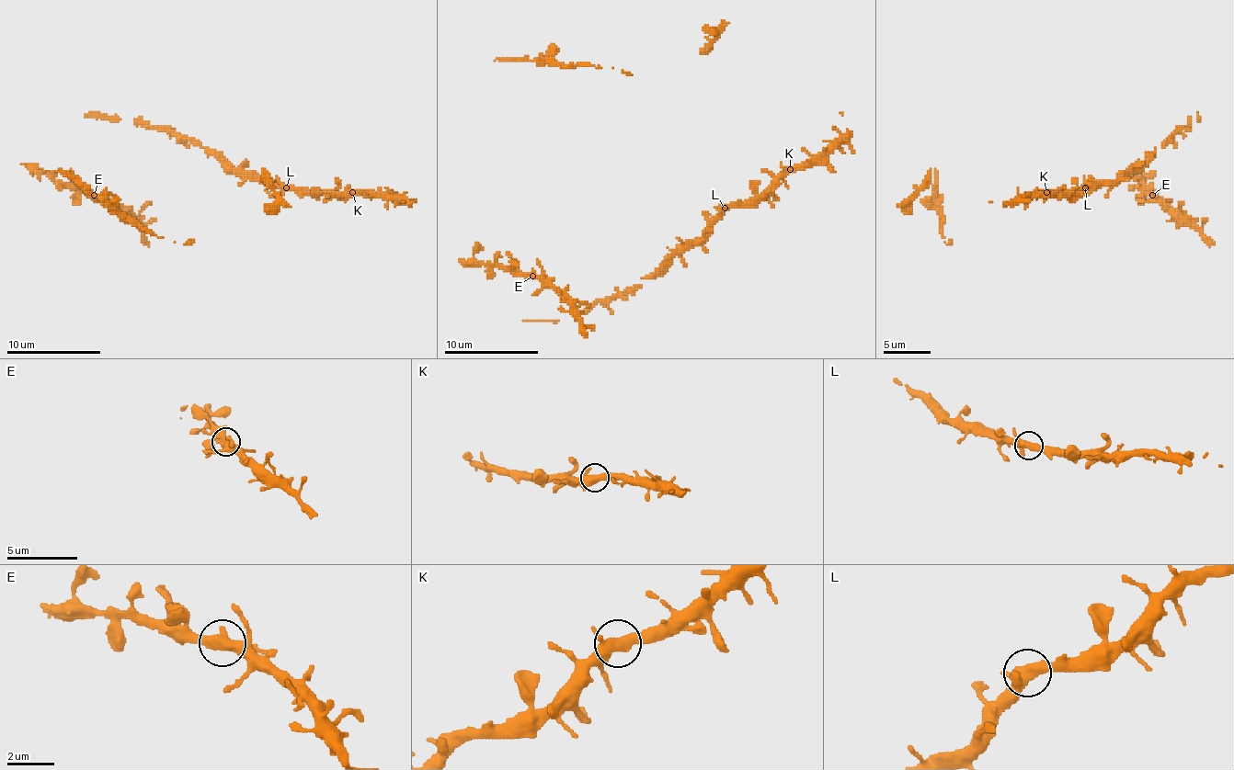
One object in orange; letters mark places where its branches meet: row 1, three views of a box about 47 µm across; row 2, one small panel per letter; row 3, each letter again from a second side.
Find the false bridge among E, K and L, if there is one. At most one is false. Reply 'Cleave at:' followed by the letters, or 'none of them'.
Cleave at: none of them

